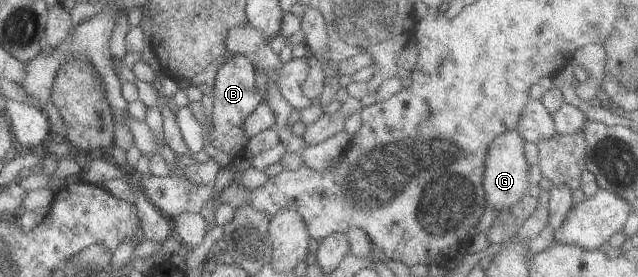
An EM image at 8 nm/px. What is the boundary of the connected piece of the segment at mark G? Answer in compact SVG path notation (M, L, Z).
M509 130L495 137L485 154L485 171L482 173L481 183L484 191L485 209L495 213L507 210L514 206L523 196L533 191L528 182L528 165L525 162L521 136L513 130Z

